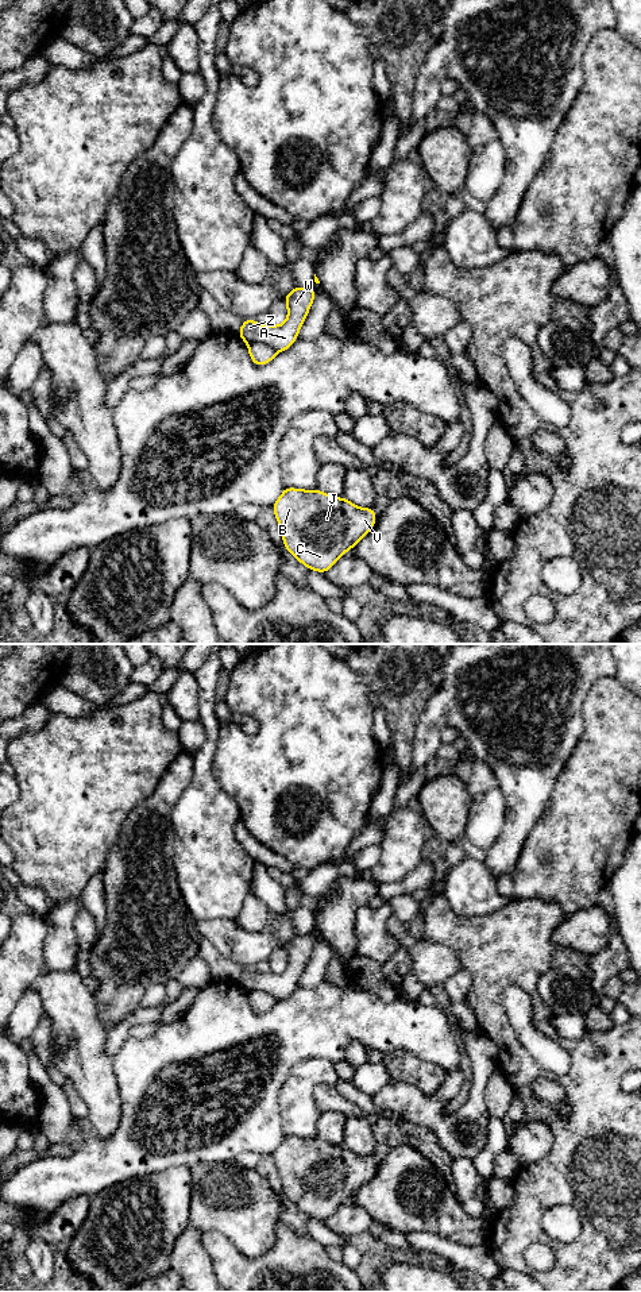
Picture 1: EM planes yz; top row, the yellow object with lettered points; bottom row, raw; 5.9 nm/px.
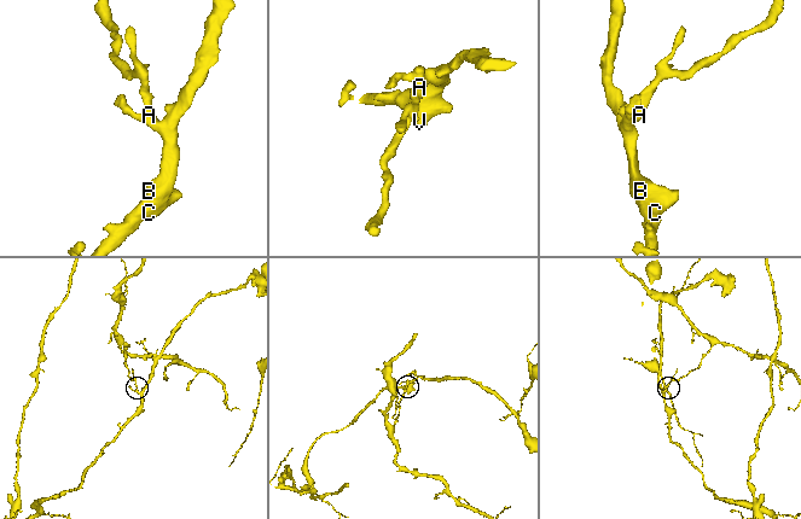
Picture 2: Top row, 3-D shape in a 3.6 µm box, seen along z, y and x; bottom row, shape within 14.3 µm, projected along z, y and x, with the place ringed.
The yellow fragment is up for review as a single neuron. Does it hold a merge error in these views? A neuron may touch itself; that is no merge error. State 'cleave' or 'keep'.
cleave

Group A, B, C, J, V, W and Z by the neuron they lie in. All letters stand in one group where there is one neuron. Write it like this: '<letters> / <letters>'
A W Z / B C J V

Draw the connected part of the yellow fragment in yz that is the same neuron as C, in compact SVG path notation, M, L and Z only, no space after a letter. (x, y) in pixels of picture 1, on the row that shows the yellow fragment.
M285 486L271 508L285 548L309 570L323 574L375 527L377 518L374 508L358 508L345 497L329 497L318 489Z

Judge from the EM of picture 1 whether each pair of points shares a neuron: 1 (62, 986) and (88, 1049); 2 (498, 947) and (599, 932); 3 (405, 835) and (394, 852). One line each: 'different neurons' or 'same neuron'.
1: same neuron
2: different neurons
3: same neuron

